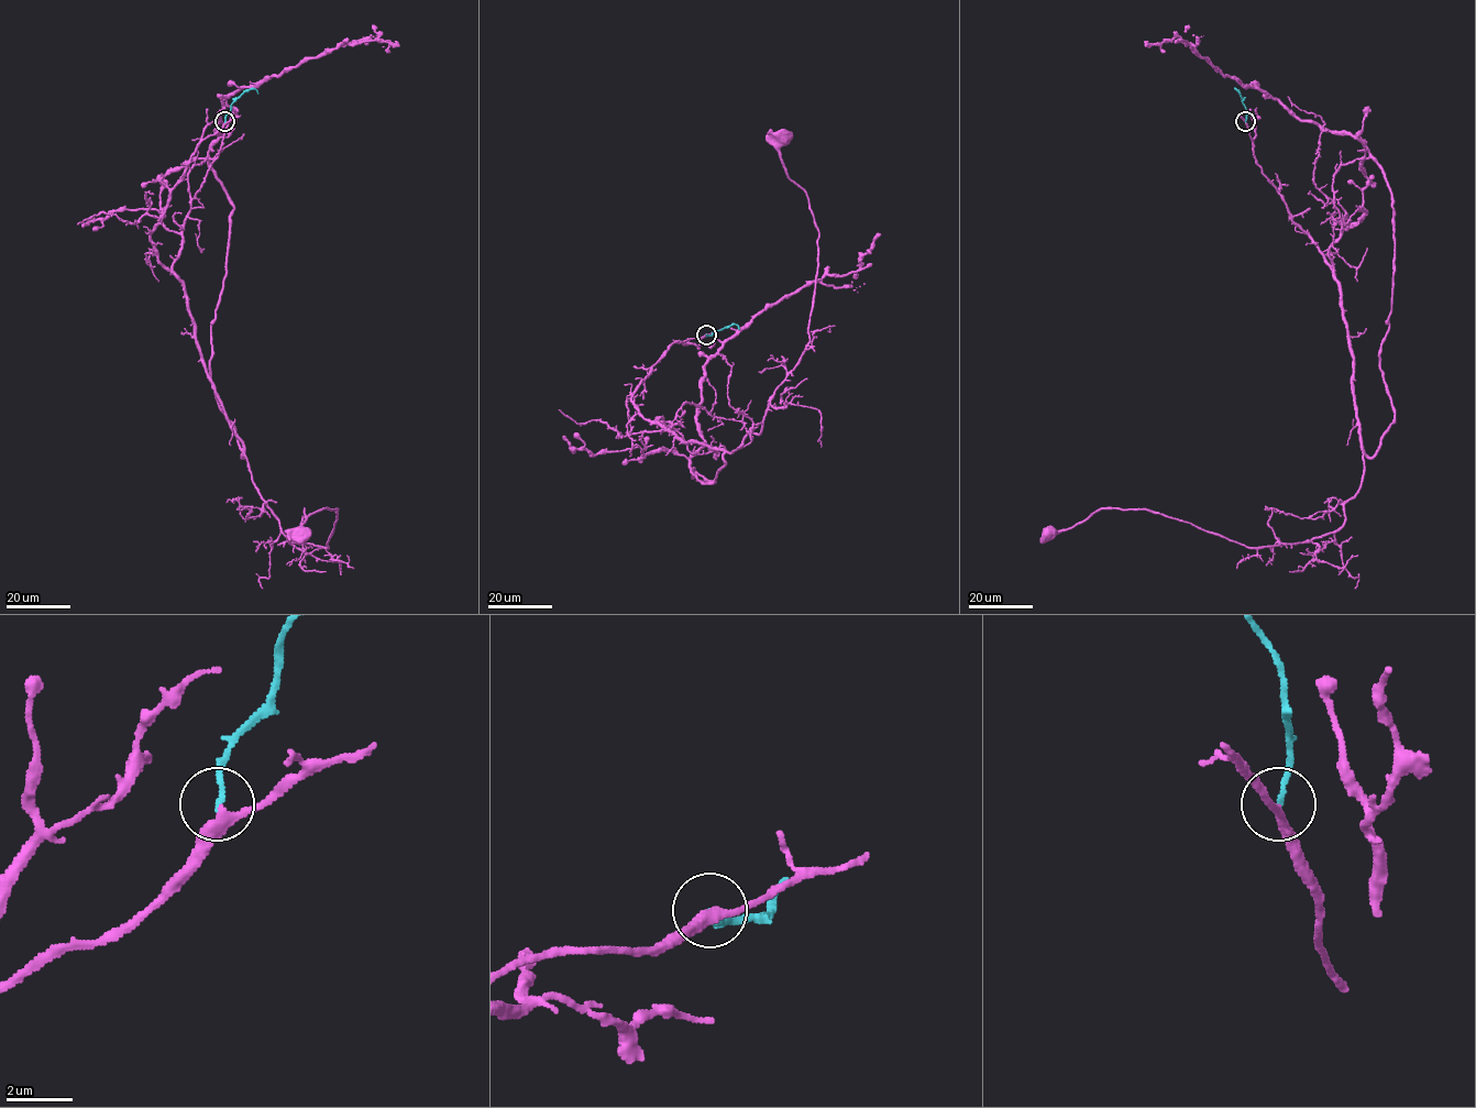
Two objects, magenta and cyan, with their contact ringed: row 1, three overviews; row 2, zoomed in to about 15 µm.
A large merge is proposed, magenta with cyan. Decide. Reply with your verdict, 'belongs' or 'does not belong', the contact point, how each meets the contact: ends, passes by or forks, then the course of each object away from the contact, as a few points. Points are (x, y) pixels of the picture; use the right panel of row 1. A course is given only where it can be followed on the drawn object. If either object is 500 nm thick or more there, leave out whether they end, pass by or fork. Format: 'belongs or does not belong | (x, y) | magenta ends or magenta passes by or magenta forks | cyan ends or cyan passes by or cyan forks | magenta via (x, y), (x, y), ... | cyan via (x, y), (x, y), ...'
belongs | (1245, 121) | magenta passes by | cyan ends | magenta via (1245, 121), (1263, 174), (1340, 283), (1364, 458), (1344, 524), (1247, 548), (1146, 508), (1101, 508), (1049, 536) | cyan via (1245, 121), (1245, 105), (1235, 89), (1240, 92)

